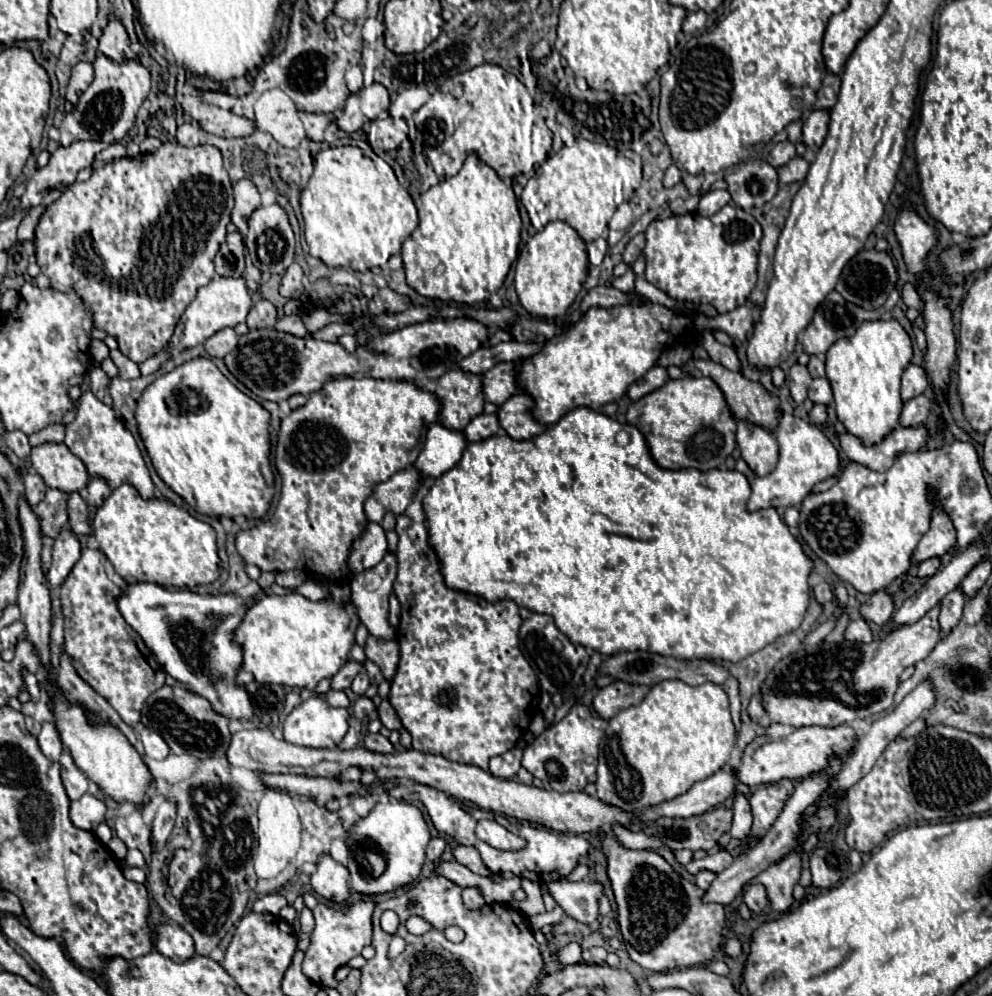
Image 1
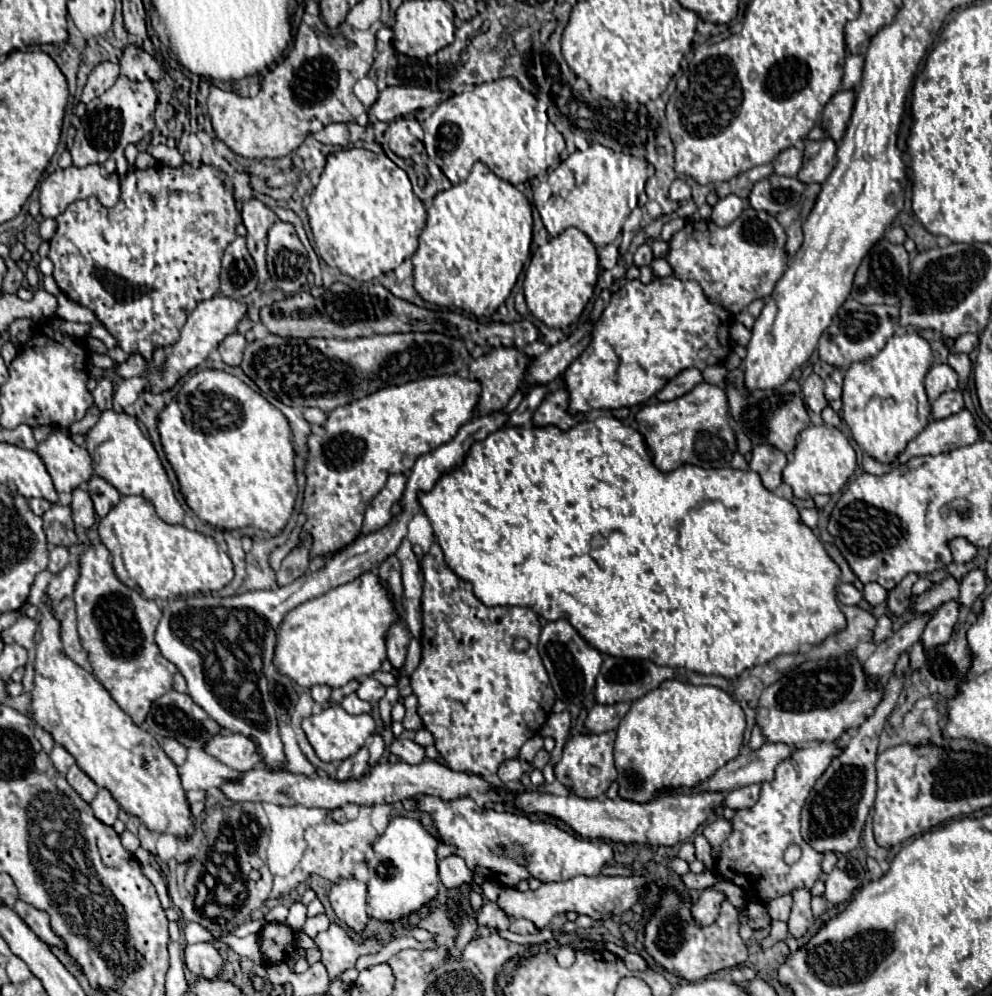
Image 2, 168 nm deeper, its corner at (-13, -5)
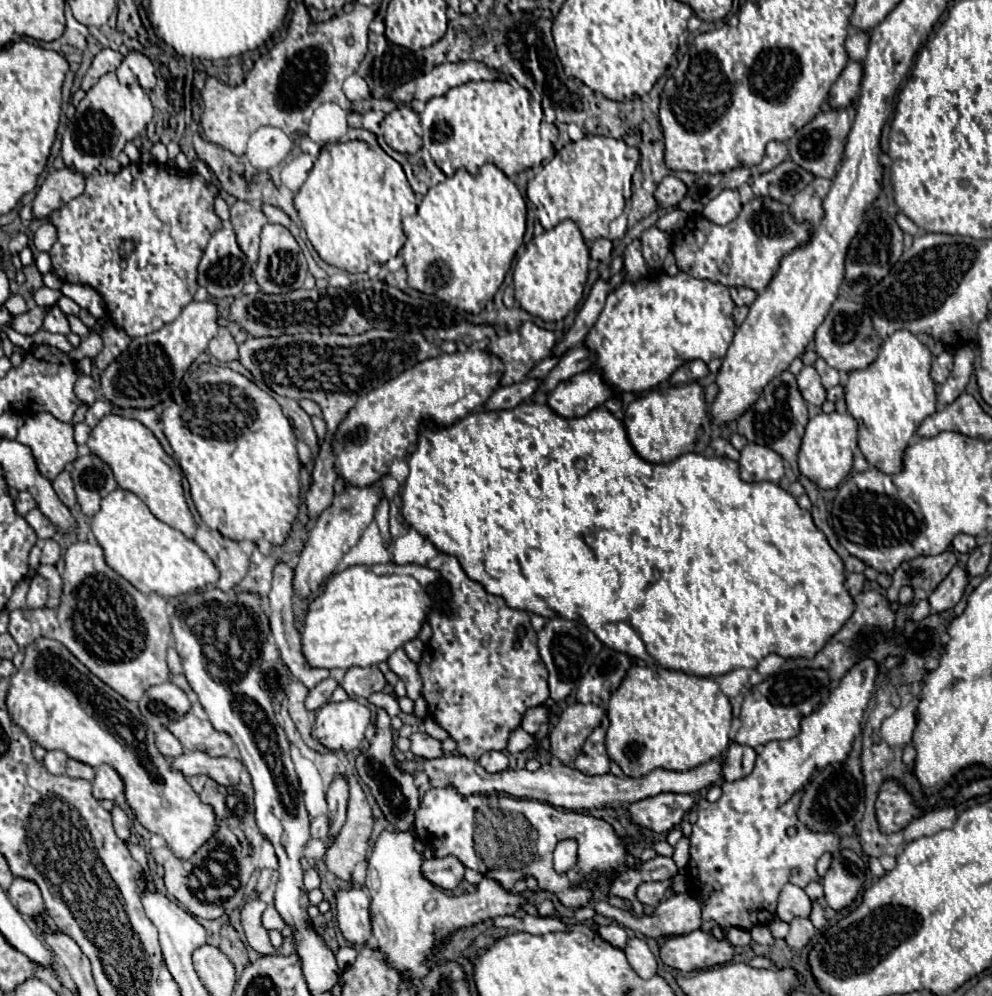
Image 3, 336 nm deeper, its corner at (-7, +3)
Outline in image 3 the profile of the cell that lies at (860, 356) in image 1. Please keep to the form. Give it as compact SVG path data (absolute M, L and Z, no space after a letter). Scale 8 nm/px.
M895 331L879 349L877 359L861 371L851 371L845 385L847 411L859 423L859 449L881 473L901 473L903 453L921 421L935 413L937 393L931 379L931 353L911 333Z

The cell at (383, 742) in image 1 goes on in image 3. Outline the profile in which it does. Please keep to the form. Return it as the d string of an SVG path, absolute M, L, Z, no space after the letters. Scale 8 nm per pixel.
M421 729L419 733L413 733L413 735L411 735L411 751L413 751L417 757L423 757L423 759L443 757L441 741L429 737L423 729Z

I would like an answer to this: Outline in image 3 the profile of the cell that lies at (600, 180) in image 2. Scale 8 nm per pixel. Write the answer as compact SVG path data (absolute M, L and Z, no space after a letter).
M587 135L577 143L565 145L551 163L527 185L527 197L537 207L537 219L545 229L571 219L581 229L587 243L607 237L609 223L624 212L626 196L632 195L632 176L639 163L639 151L621 139Z

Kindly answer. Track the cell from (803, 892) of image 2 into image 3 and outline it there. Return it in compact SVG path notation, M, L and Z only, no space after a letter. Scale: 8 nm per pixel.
M793 919L791 923L791 929L789 929L789 935L785 937L787 945L801 951L809 941L811 937L817 933L817 929L813 927L813 923L809 919Z

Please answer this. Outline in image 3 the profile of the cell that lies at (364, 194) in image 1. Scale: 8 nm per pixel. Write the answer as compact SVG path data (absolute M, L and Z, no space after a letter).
M345 141L327 143L321 149L321 155L309 171L307 181L295 195L295 209L313 249L325 263L349 273L365 273L373 263L387 263L398 254L405 243L401 219L405 215L413 215L417 211L417 203L403 167L393 157L379 147L371 149L365 141Z

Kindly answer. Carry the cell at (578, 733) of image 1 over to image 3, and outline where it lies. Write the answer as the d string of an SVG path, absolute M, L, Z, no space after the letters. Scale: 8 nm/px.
M603 719L603 725L599 725L585 741L583 753L573 761L573 767L587 775L605 775L609 773L609 755L605 751L605 731L607 731L607 719Z

